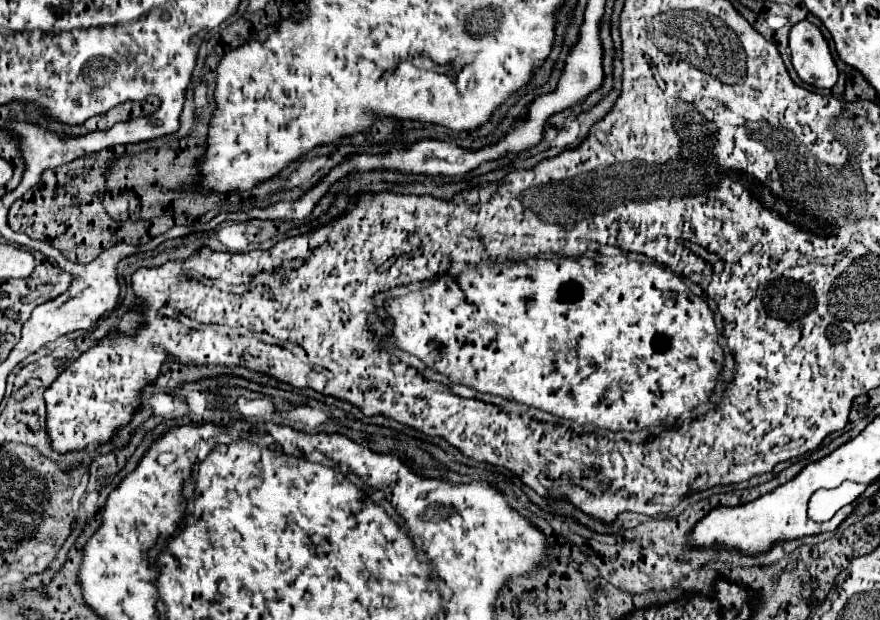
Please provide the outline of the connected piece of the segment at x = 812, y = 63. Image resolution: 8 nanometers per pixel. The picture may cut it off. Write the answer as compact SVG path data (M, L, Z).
M803 20L791 28L788 40L792 64L802 82L814 88L834 86L838 80L838 68L822 32L814 24Z

